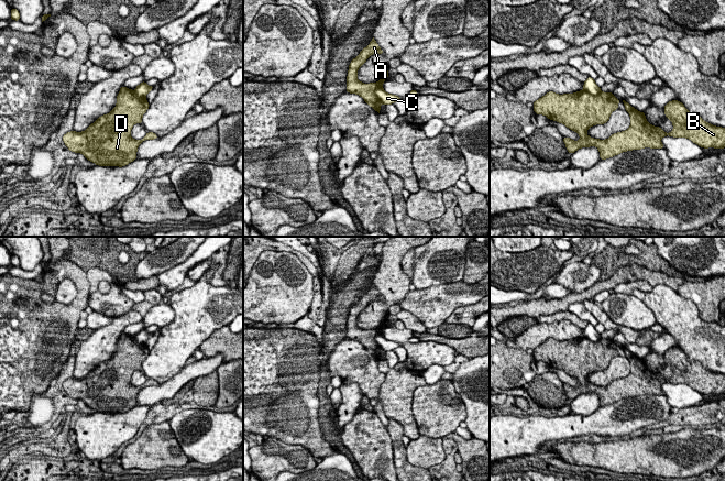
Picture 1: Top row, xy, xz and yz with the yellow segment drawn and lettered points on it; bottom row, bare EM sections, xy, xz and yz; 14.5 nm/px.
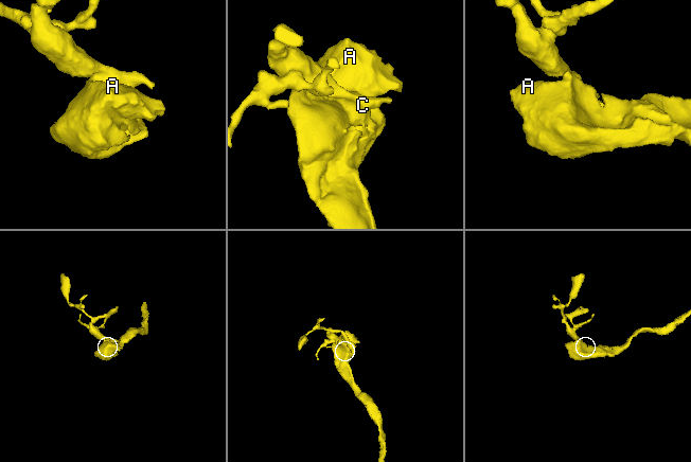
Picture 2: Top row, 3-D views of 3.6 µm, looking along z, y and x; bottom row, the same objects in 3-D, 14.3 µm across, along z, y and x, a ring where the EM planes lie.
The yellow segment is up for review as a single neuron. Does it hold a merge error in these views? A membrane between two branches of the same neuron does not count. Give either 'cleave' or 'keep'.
cleave

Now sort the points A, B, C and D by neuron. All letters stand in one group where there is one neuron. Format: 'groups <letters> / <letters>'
groups A B D / C

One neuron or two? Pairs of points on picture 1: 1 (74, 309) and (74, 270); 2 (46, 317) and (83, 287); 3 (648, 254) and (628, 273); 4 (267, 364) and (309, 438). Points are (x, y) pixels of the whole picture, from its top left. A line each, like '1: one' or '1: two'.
1: one
2: one
3: two
4: one

